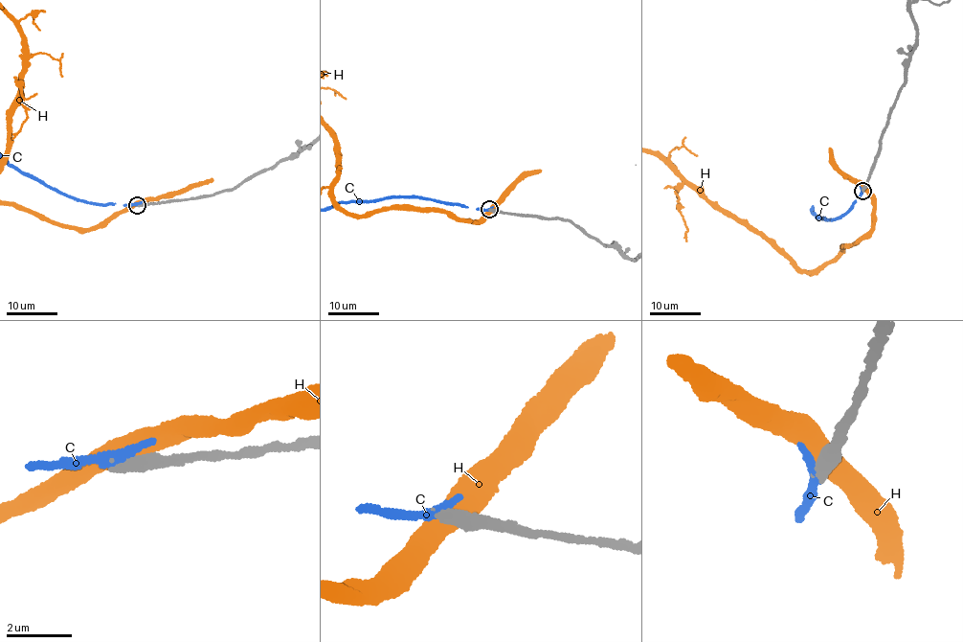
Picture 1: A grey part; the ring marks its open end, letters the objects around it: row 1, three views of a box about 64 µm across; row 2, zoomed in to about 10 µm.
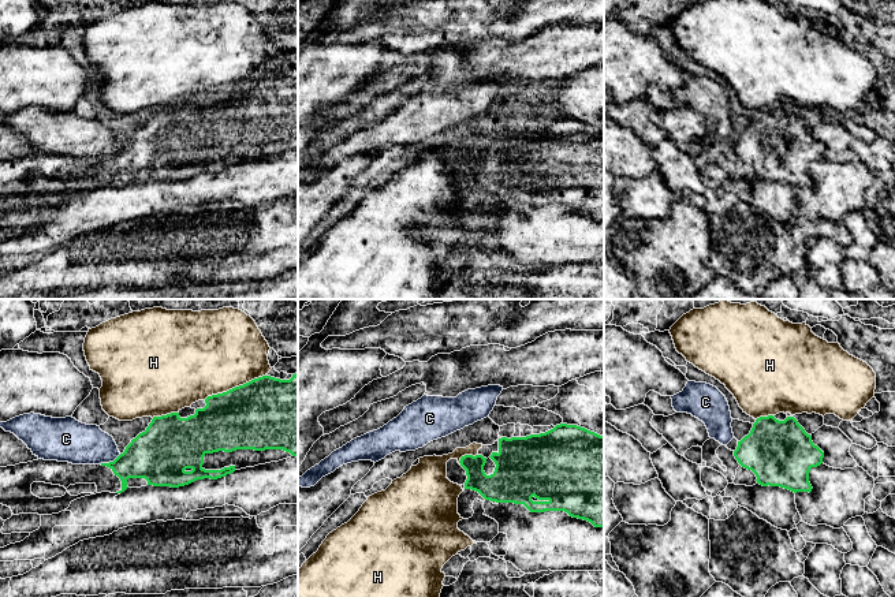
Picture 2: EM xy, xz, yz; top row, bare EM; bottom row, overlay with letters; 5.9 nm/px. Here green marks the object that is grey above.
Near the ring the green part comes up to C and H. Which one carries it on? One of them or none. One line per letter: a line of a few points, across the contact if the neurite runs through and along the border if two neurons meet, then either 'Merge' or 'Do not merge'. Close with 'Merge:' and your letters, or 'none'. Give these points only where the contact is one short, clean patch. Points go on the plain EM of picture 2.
C: Do not merge
H: Do not merge
Merge: none

